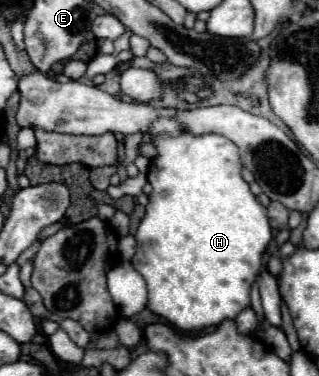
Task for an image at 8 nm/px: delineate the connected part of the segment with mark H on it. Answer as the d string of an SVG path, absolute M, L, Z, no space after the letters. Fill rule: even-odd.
M158 119L152 123L152 133L156 135L152 141L158 147L158 157L152 159L150 163L150 171L148 171L148 181L152 183L154 191L150 195L150 203L146 205L146 215L140 221L138 233L136 233L136 255L132 257L132 265L134 269L144 277L146 287L148 287L148 309L160 317L164 317L170 325L174 325L180 331L192 333L192 331L200 331L204 327L212 327L218 325L226 319L236 319L236 315L250 307L250 285L256 279L256 275L262 269L262 255L272 239L272 231L270 231L270 223L268 223L268 215L266 215L266 207L262 207L258 203L258 199L252 195L248 183L242 179L240 171L242 171L242 163L238 159L238 147L234 147L234 143L230 143L230 139L222 137L222 135L202 135L202 137L194 137L188 131L182 131L178 127L176 119Z

